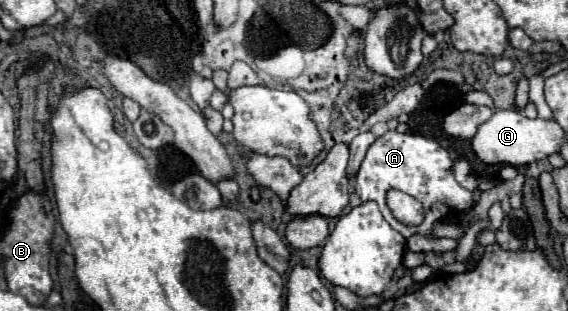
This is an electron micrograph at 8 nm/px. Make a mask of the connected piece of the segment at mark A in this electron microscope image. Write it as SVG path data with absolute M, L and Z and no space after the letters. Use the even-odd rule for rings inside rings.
M386 132L380 136L366 152L366 158L360 164L360 170L354 178L354 190L360 196L362 202L374 200L380 206L380 212L384 220L400 232L404 238L410 238L412 234L422 234L426 238L432 238L434 224L440 220L446 220L448 216L456 212L470 210L474 206L474 196L470 190L460 186L452 174L452 160L448 152L432 138L424 138L420 134L400 134L400 132ZM388 190L400 190L410 194L412 198L420 200L424 204L426 220L420 226L404 226L394 220L386 206L386 192Z

